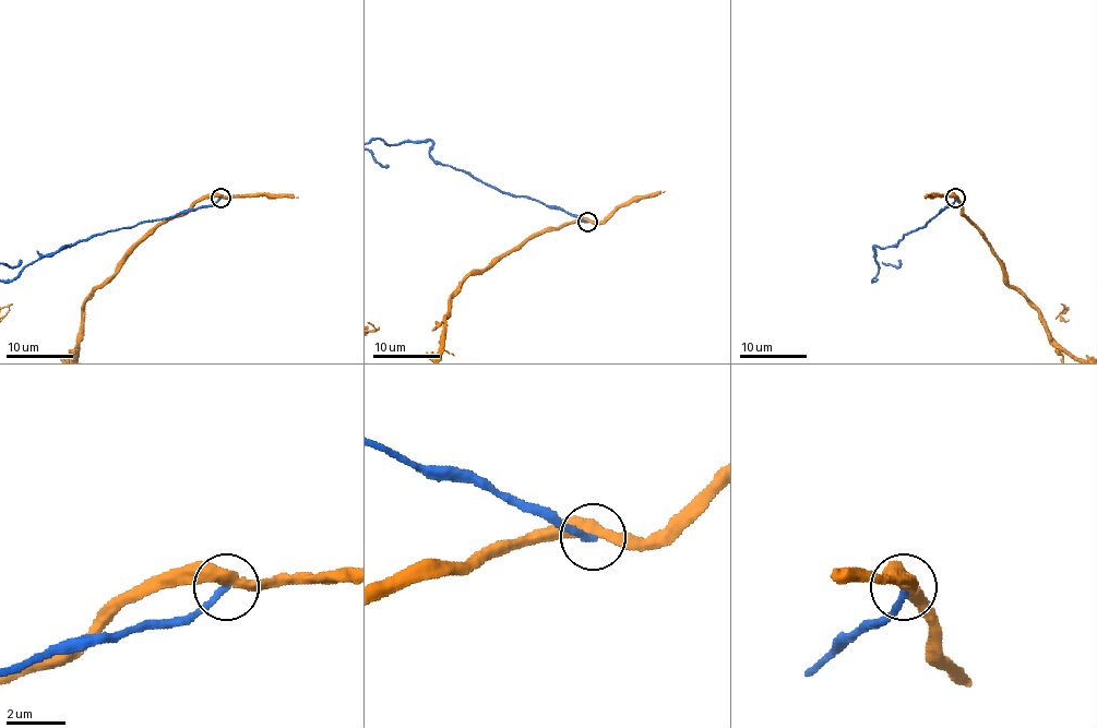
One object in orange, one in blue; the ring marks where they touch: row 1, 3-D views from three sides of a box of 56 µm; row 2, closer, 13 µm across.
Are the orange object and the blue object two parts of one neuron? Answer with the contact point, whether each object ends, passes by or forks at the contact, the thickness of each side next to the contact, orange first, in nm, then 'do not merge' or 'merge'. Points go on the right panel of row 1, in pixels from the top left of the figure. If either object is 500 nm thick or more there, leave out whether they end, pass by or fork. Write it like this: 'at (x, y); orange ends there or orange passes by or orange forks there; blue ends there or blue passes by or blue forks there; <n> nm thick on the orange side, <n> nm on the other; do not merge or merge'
at (955, 198); orange passes by; blue ends there; 420 nm thick on the orange side, 240 nm on the other; do not merge

